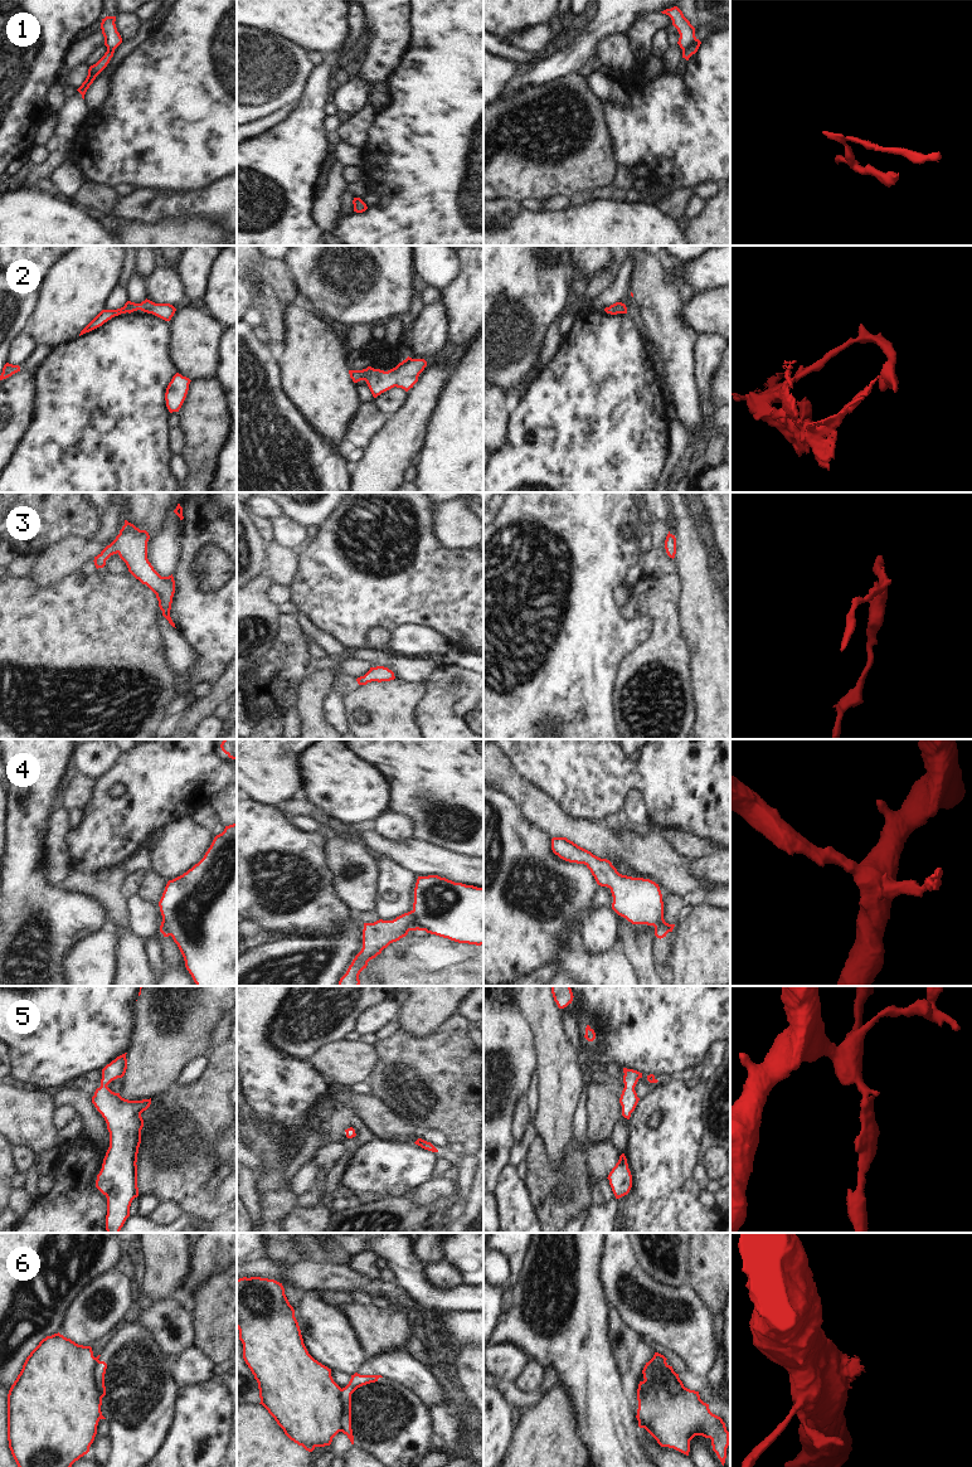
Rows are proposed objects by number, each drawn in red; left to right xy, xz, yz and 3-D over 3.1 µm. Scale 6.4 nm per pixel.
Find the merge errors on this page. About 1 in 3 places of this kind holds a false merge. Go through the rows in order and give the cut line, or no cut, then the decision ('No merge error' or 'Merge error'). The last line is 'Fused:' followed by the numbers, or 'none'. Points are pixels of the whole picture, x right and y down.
1: Split along yz (696, 39), (683, 50). Merge error
2: No split. No merge error
3: No split. No merge error
4: Split along xz (412, 911), (417, 918), (417, 928). Merge error
5: No split. No merge error
6: Split along yz (638, 1384), (654, 1387), (659, 1382), (670, 1394), (684, 1388). Merge error
Fused: 1, 4, 6.

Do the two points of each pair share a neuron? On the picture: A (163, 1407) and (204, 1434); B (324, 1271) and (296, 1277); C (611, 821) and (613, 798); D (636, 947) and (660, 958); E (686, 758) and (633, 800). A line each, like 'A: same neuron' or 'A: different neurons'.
A: different neurons
B: same neuron
C: different neurons
D: different neurons
E: different neurons

